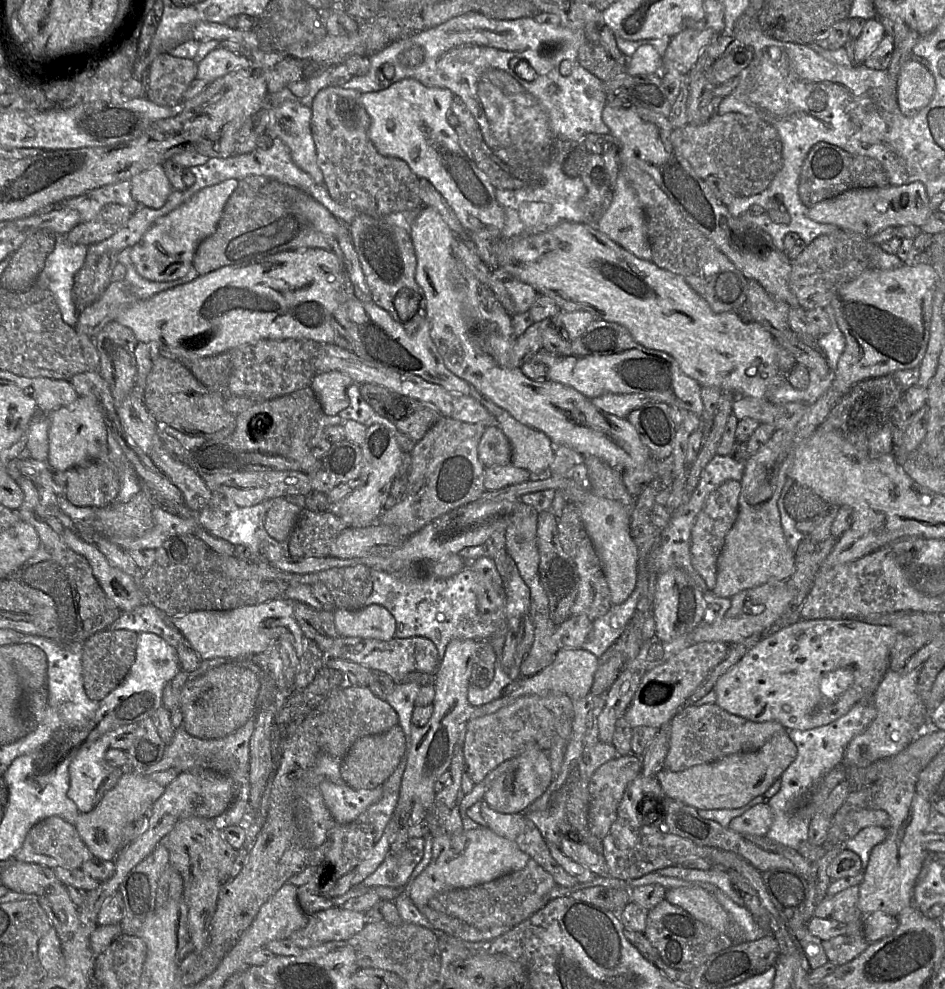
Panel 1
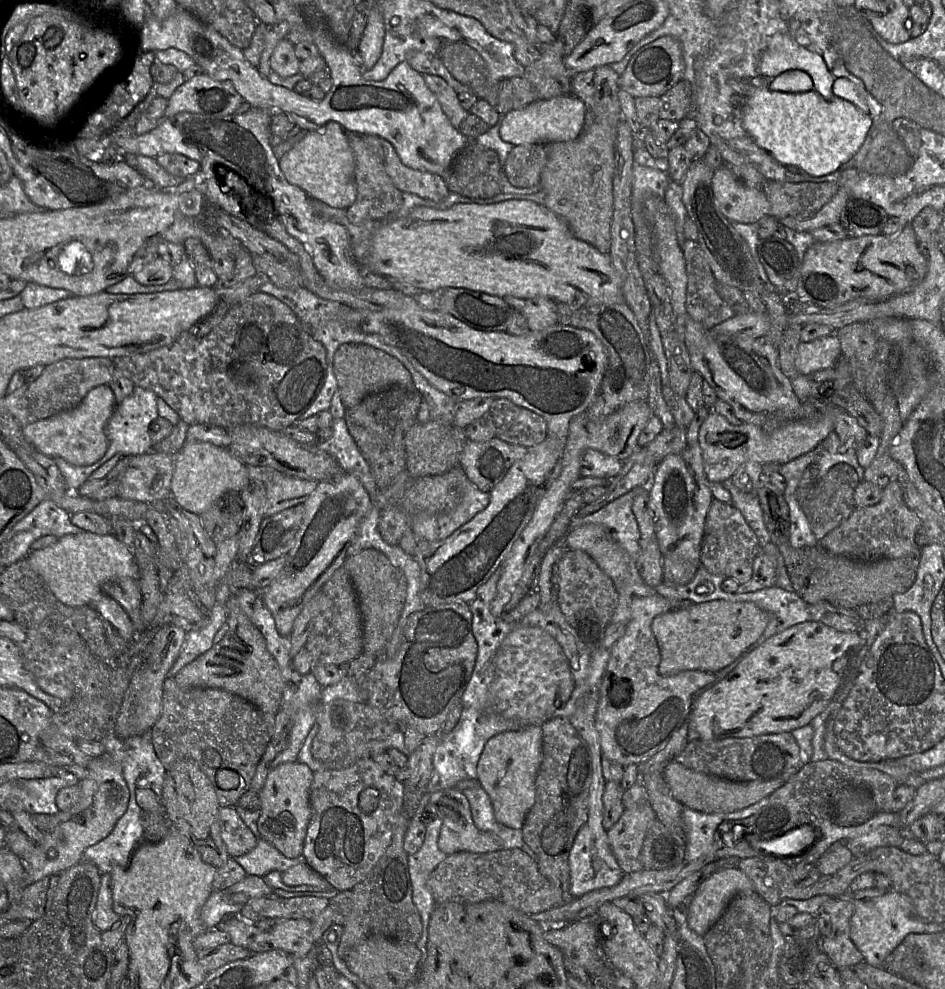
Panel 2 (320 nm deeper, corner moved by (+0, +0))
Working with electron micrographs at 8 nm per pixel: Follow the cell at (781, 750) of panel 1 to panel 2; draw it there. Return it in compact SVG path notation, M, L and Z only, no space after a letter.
M673 761L664 768L664 779L671 789L672 797L684 806L705 813L731 812L746 808L761 798L771 795L785 784L781 778L771 780L732 781L717 775L694 771Z

